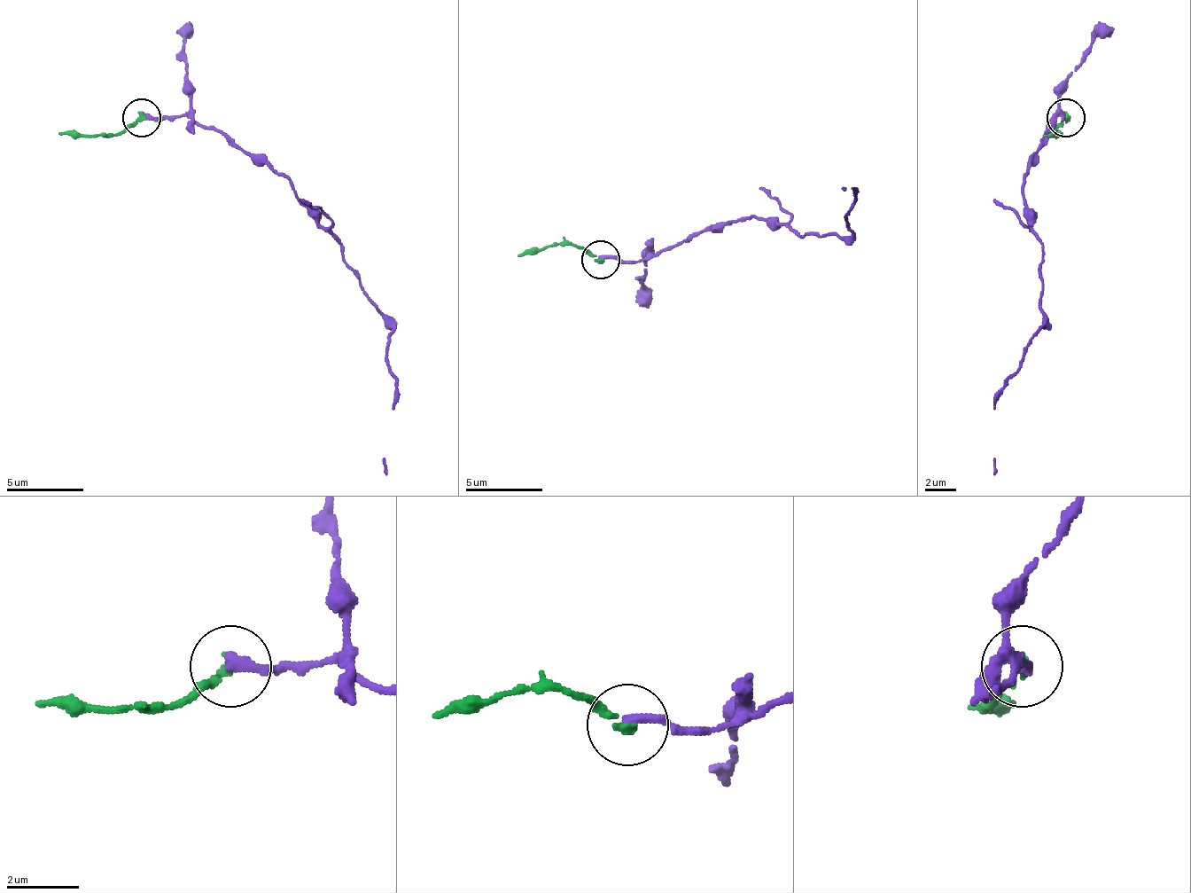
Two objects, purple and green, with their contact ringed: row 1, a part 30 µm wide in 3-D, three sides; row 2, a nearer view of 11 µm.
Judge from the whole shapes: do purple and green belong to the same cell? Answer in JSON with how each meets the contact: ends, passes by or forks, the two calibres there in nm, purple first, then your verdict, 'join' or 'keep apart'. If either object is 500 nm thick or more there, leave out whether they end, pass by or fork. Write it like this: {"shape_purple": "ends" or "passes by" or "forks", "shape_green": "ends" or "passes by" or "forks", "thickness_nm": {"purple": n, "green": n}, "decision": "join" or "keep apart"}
{"shape_purple": "ends", "shape_green": "ends", "thickness_nm": {"purple": 320, "green": 220}, "decision": "join"}

